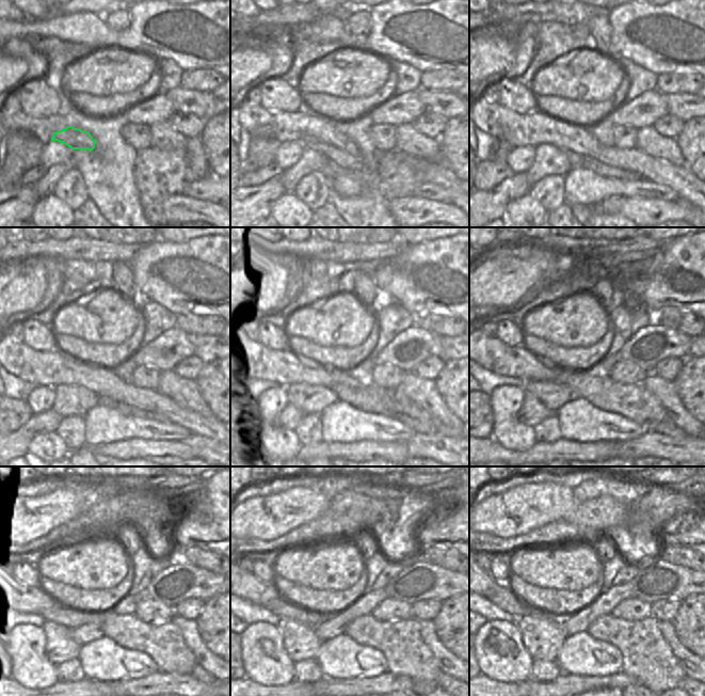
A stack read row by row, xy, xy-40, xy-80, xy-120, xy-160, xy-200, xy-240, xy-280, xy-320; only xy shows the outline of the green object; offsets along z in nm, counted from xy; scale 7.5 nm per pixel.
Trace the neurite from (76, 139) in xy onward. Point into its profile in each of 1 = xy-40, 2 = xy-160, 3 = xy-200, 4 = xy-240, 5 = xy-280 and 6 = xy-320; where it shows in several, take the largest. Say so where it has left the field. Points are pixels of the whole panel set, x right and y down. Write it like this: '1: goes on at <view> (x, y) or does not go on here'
1: goes on at xy-40 (356, 165)
2: goes on at xy-160 (415, 417)
3: goes on at xy-200 (667, 427)
4: goes on at xy-240 (197, 673)
5: goes on at xy-280 (446, 682)
6: goes on at xy-320 (686, 683)

